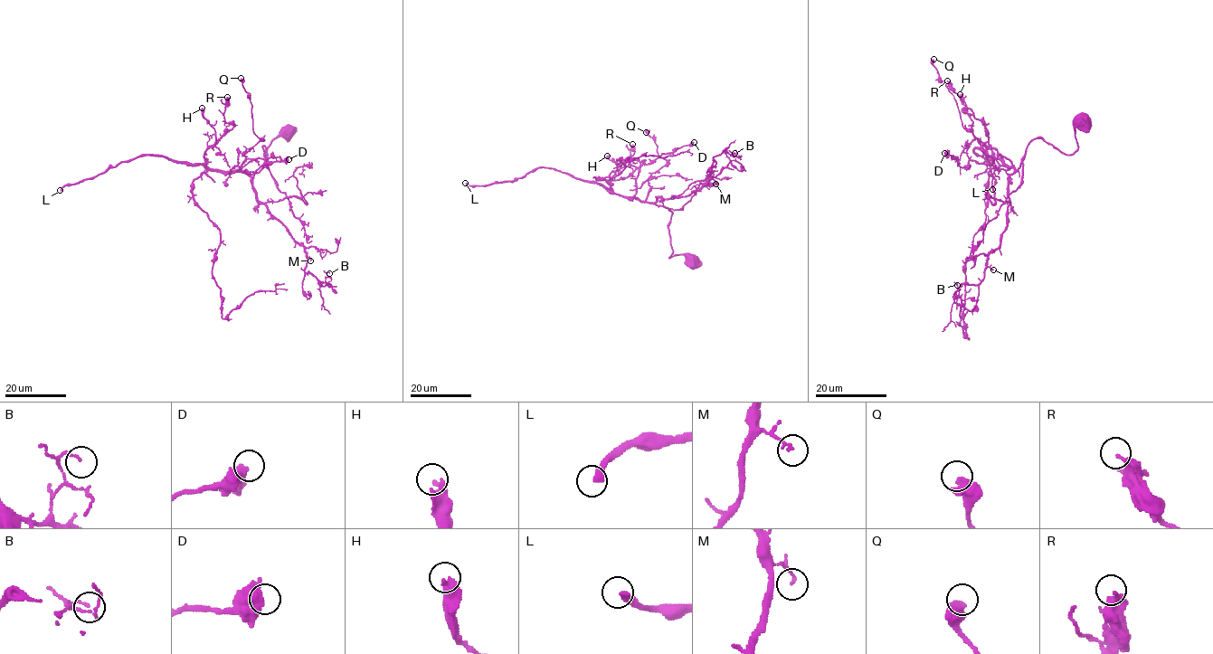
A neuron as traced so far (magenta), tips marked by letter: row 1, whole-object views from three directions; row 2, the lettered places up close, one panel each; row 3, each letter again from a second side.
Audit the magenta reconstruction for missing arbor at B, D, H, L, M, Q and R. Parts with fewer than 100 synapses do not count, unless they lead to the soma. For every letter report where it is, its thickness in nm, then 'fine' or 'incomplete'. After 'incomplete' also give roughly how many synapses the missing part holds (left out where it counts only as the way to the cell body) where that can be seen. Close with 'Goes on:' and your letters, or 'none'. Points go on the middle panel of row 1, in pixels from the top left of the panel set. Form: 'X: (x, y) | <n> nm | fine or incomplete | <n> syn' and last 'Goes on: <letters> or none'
B: (734, 153) | 90 nm | fine
D: (694, 142) | 550 nm | fine
H: (607, 156) | 400 nm | fine
L: (465, 183) | 280 nm | incomplete | 300 syn
M: (715, 184) | 120 nm | fine
Q: (646, 132) | 500 nm | fine
R: (632, 144) | 320 nm | fine
Goes on: L

